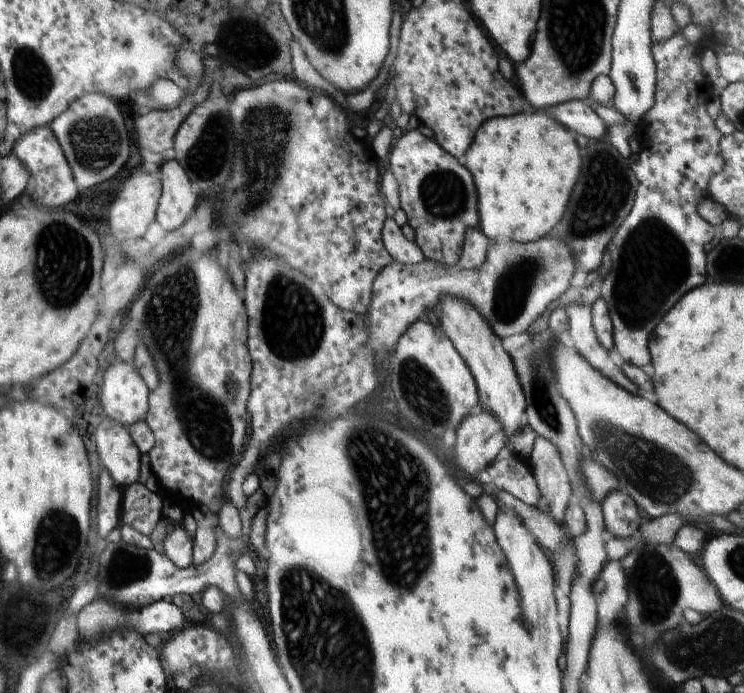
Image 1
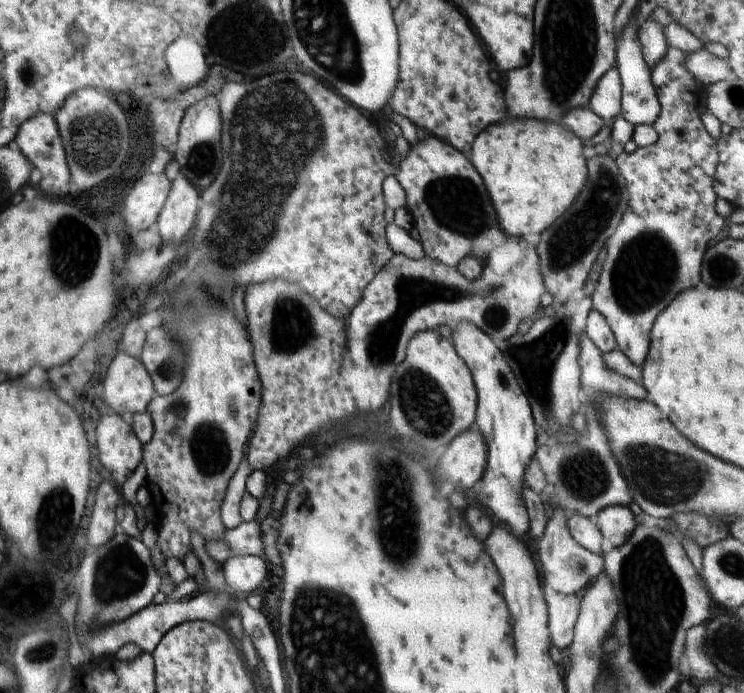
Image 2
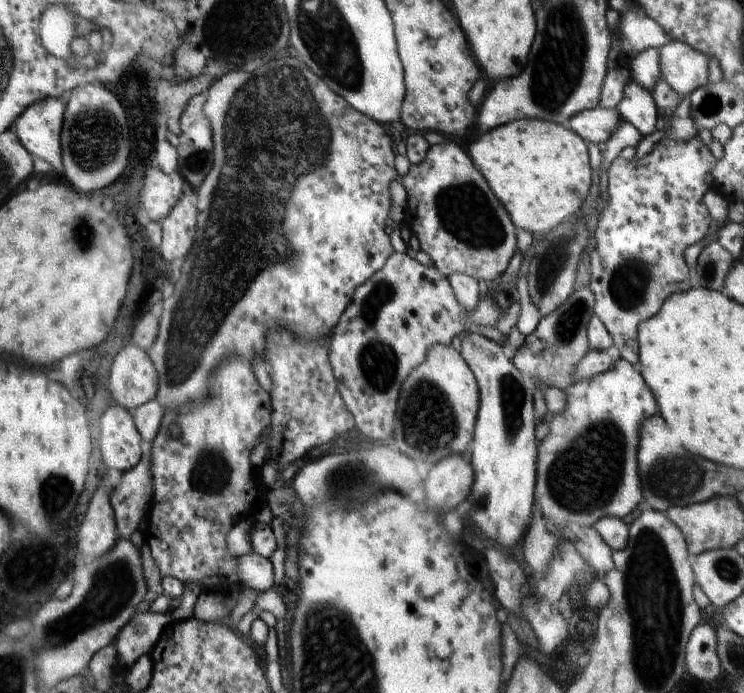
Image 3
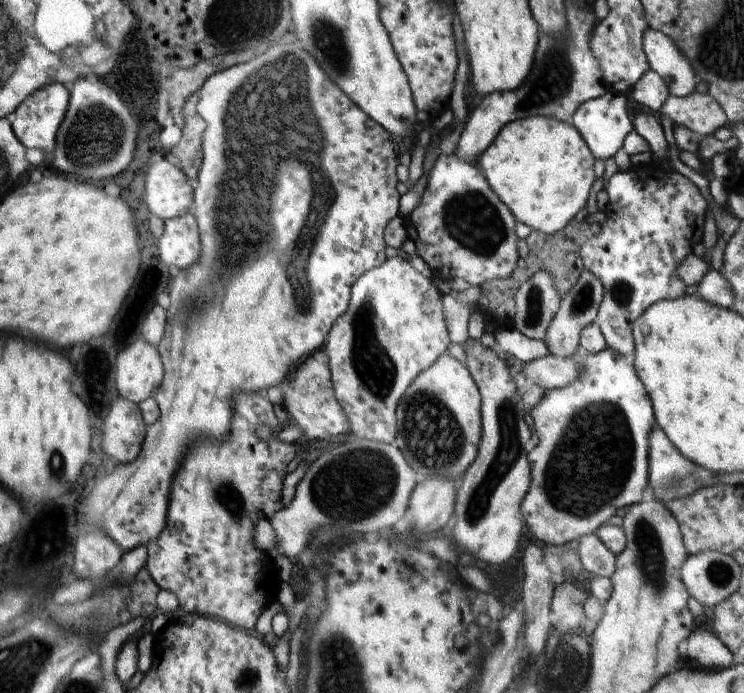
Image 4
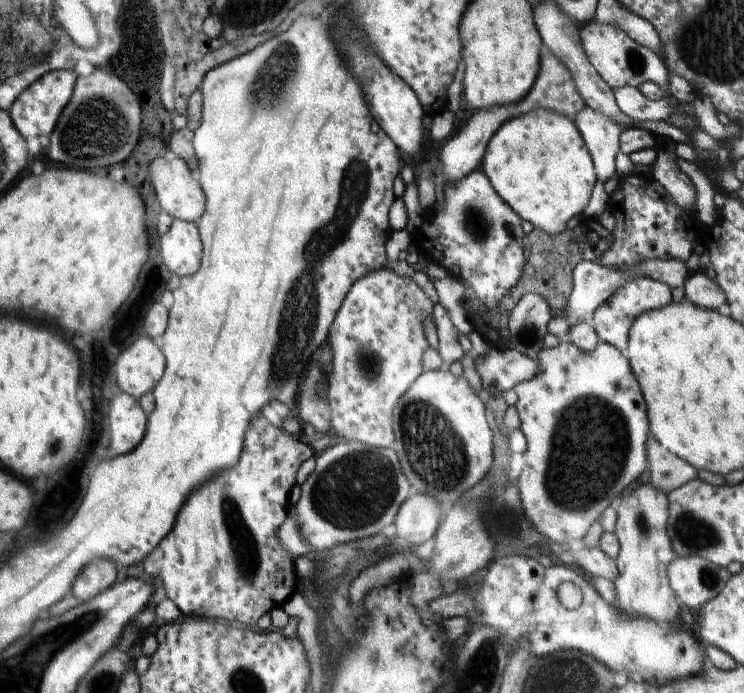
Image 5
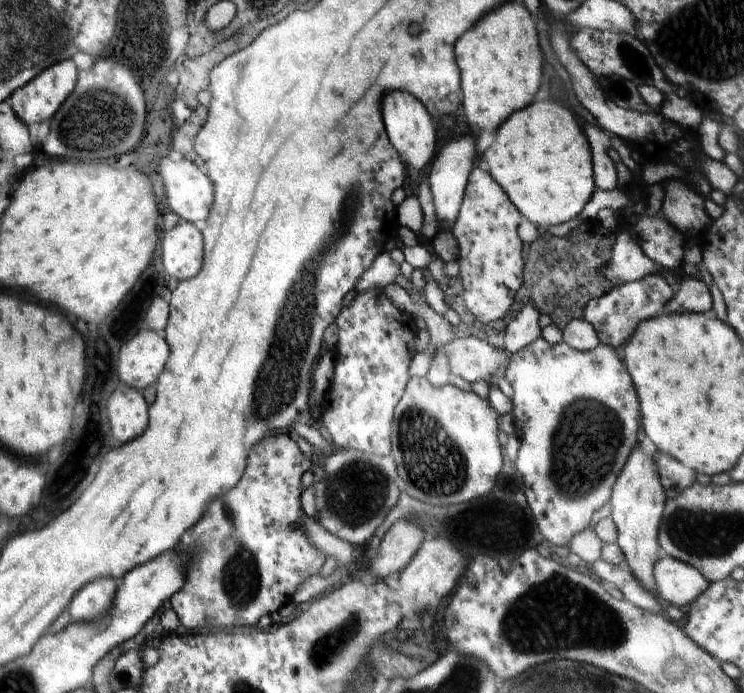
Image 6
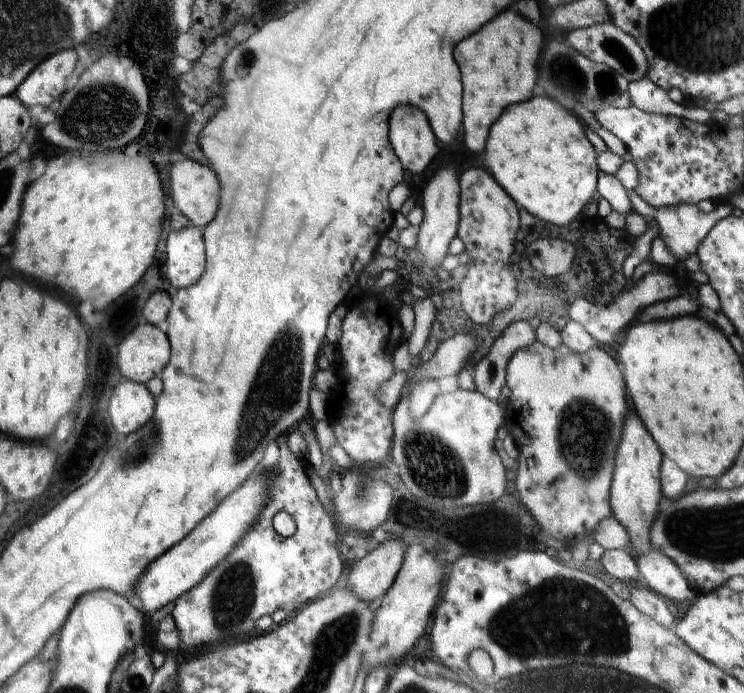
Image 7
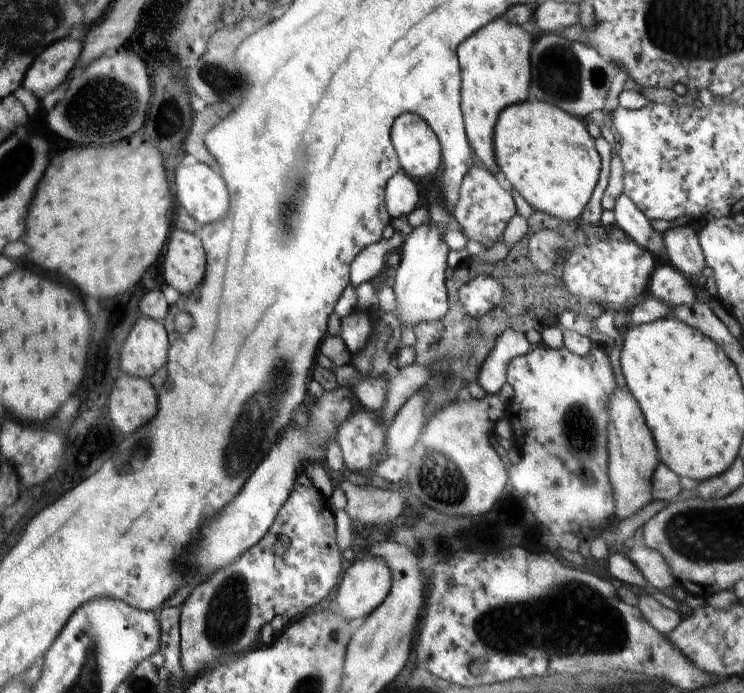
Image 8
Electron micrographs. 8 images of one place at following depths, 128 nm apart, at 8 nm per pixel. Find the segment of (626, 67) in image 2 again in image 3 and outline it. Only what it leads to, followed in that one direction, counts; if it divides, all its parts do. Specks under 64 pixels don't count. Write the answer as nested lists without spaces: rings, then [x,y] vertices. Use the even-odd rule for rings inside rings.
[[[631,79],[624,88],[624,98],[617,106],[622,121],[629,122],[645,137],[654,133],[660,126],[660,116],[652,93],[644,90]]]

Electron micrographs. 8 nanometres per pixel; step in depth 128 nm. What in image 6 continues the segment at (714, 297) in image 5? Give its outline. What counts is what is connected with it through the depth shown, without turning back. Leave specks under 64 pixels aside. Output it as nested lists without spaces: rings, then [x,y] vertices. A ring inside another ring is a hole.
[[[685,276],[680,280],[680,290],[667,302],[668,312],[708,312],[712,308],[712,296],[709,287],[702,278]]]

